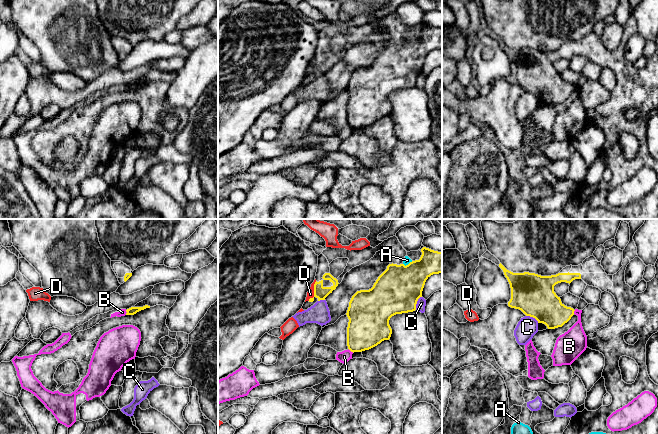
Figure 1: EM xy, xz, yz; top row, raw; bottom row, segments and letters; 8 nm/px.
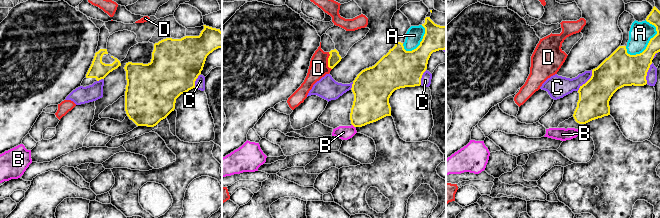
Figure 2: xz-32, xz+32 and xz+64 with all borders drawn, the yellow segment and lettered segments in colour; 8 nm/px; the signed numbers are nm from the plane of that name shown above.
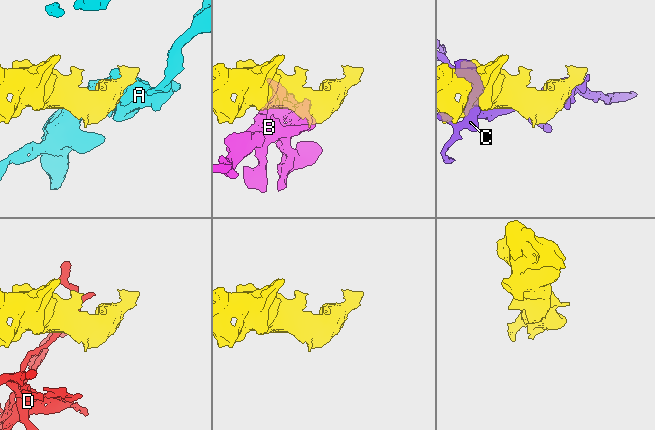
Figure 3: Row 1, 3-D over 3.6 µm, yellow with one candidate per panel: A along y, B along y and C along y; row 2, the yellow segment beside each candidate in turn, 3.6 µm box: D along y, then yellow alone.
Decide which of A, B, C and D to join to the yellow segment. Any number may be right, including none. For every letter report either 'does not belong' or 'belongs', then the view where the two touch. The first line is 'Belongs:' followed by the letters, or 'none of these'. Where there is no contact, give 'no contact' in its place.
Belongs: none of these
A: does not belong; meets yellow in xz
B: does not belong; meets yellow in xz
C: does not belong; meets yellow in xz
D: does not belong; meets yellow in xz

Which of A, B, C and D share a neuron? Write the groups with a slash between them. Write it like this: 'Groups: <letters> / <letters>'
Groups: A / B / C / D

